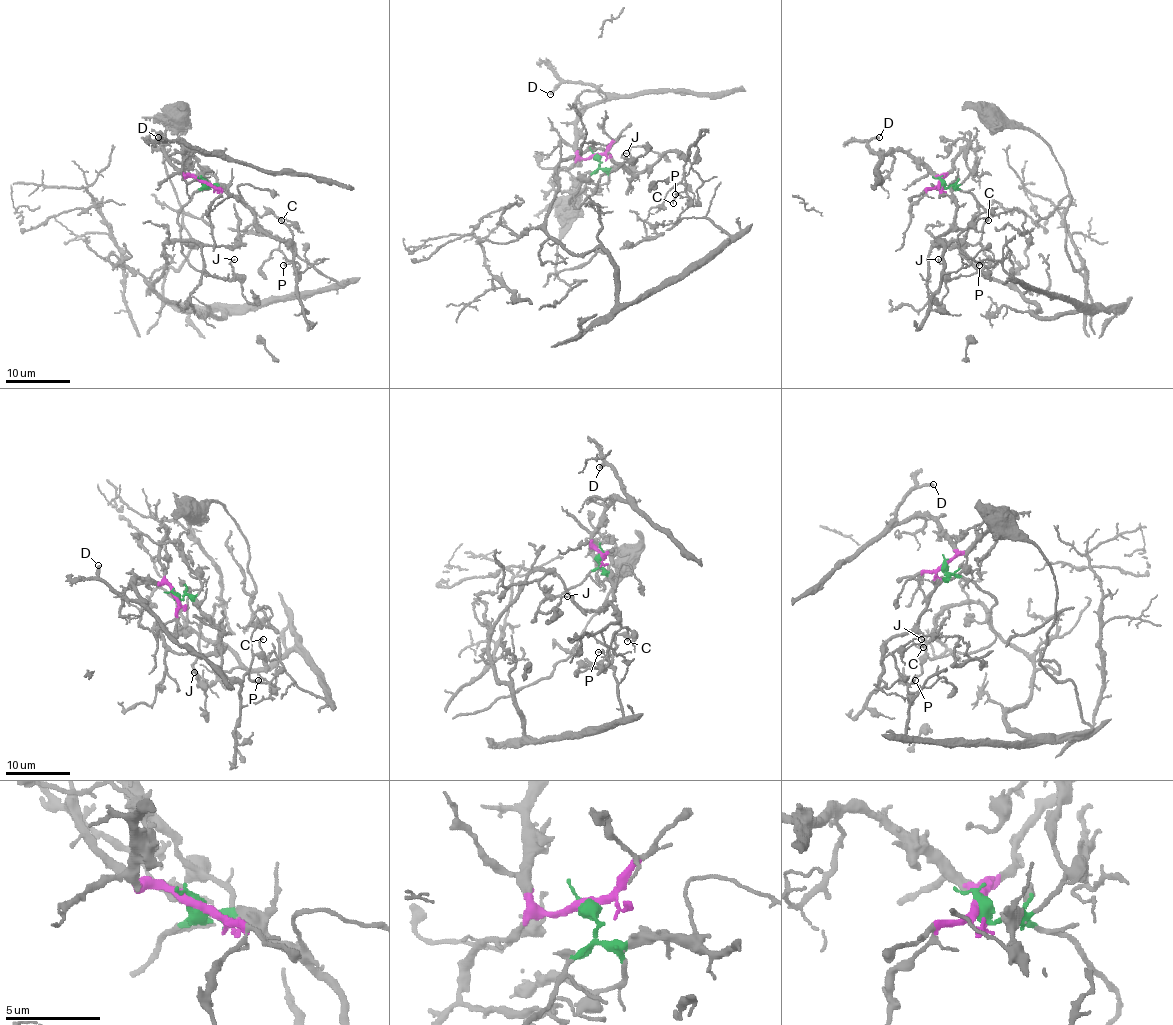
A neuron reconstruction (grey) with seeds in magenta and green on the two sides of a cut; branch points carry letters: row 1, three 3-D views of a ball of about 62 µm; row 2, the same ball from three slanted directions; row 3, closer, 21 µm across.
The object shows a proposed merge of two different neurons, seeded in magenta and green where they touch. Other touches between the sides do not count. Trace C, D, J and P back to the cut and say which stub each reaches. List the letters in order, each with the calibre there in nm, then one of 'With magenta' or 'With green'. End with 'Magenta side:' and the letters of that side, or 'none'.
C: Thickness 130 nm. With green
D: Thickness 280 nm. With magenta
J: Thickness 100 nm. With green
P: Thickness 90 nm. With green
Magenta side: D

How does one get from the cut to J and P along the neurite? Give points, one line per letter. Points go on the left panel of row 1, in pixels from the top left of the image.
J: (204, 182), (207, 187), (178, 213), (185, 258), (206, 275), (227, 279), (233, 275), (230, 263), (235, 259)
P: (204, 182), (207, 187), (223, 185), (275, 238), (293, 242), (294, 263), (283, 264)

